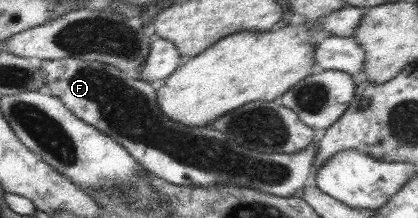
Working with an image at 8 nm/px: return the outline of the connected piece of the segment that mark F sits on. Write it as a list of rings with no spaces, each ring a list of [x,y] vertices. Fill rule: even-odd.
[[[59,58],[36,62],[45,78],[44,91],[59,98],[78,120],[103,132],[126,149],[126,152],[144,170],[173,186],[210,188],[210,186],[236,186],[250,188],[281,198],[301,197],[304,186],[311,182],[312,163],[319,135],[305,149],[292,154],[266,154],[248,150],[235,144],[226,135],[196,126],[174,124],[160,114],[160,138],[156,124],[155,91],[150,83],[116,70],[109,64]],[[144,98],[144,108],[142,108]]]

